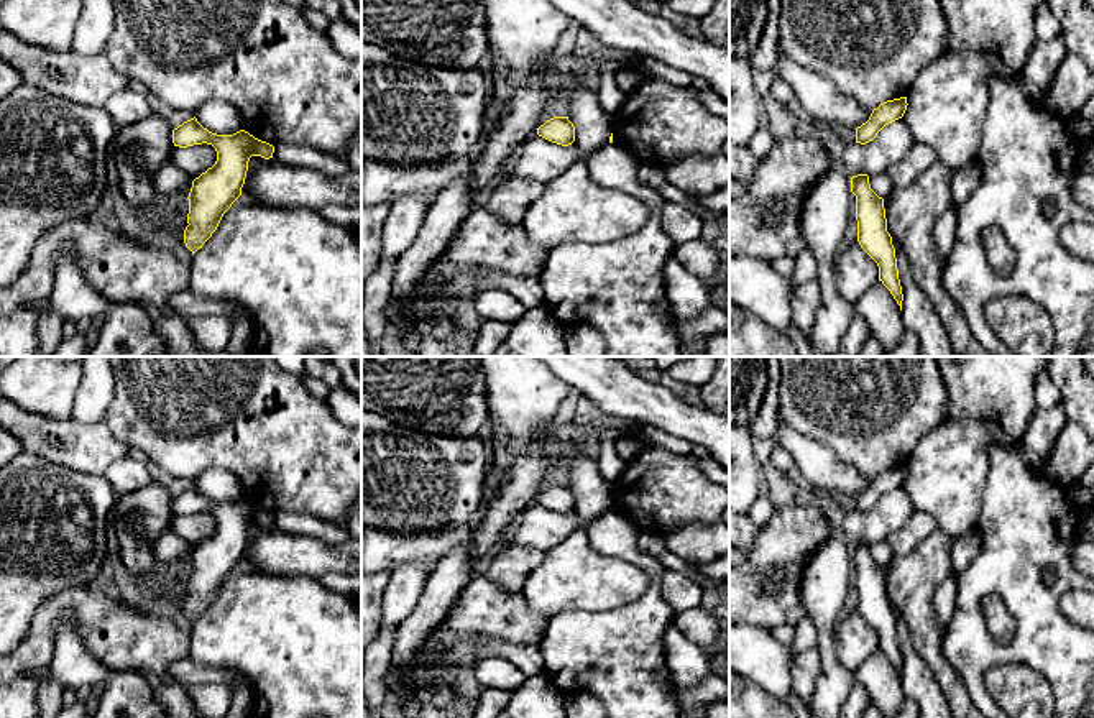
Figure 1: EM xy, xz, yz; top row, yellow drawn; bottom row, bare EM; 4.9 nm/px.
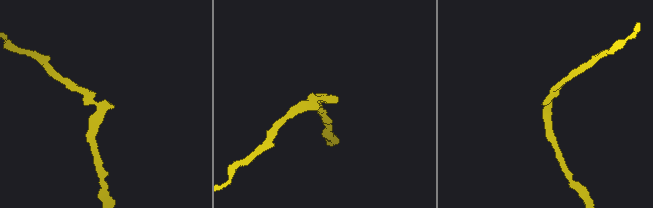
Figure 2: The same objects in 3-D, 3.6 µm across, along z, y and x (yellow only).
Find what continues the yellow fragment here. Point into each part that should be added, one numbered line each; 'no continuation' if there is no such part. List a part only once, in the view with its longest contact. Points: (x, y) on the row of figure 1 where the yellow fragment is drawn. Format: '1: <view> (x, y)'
no continuation

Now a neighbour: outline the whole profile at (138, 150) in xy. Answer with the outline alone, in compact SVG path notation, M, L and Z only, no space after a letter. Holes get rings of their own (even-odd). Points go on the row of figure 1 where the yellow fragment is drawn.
M154 113L117 130L112 151L120 189L126 202L138 210L149 209L161 192L153 184L153 176L161 164L171 159L172 130L164 118Z

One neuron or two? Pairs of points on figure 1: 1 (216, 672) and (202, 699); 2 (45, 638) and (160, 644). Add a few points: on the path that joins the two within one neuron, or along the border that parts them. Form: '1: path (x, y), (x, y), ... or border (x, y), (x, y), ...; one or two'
1: border (227, 684), (196, 684), (186, 689); two
2: path (63, 605), (89, 605), (127, 639); one

